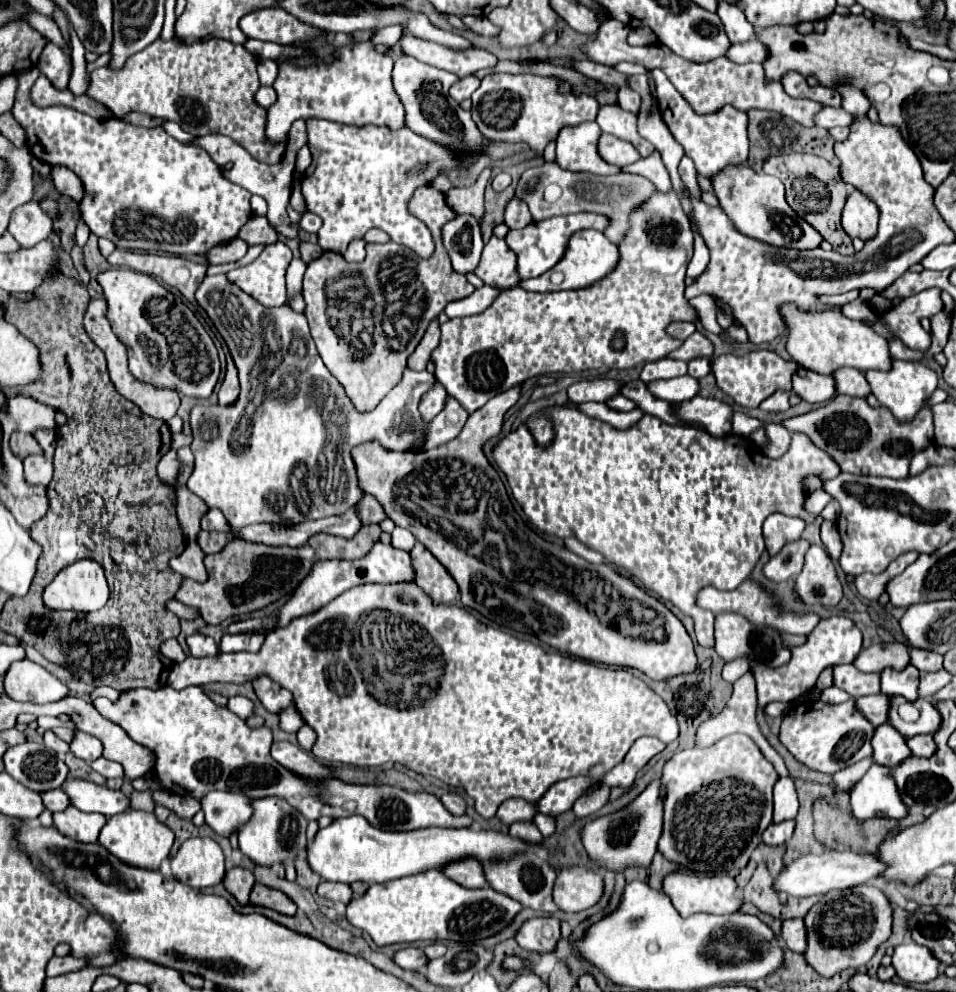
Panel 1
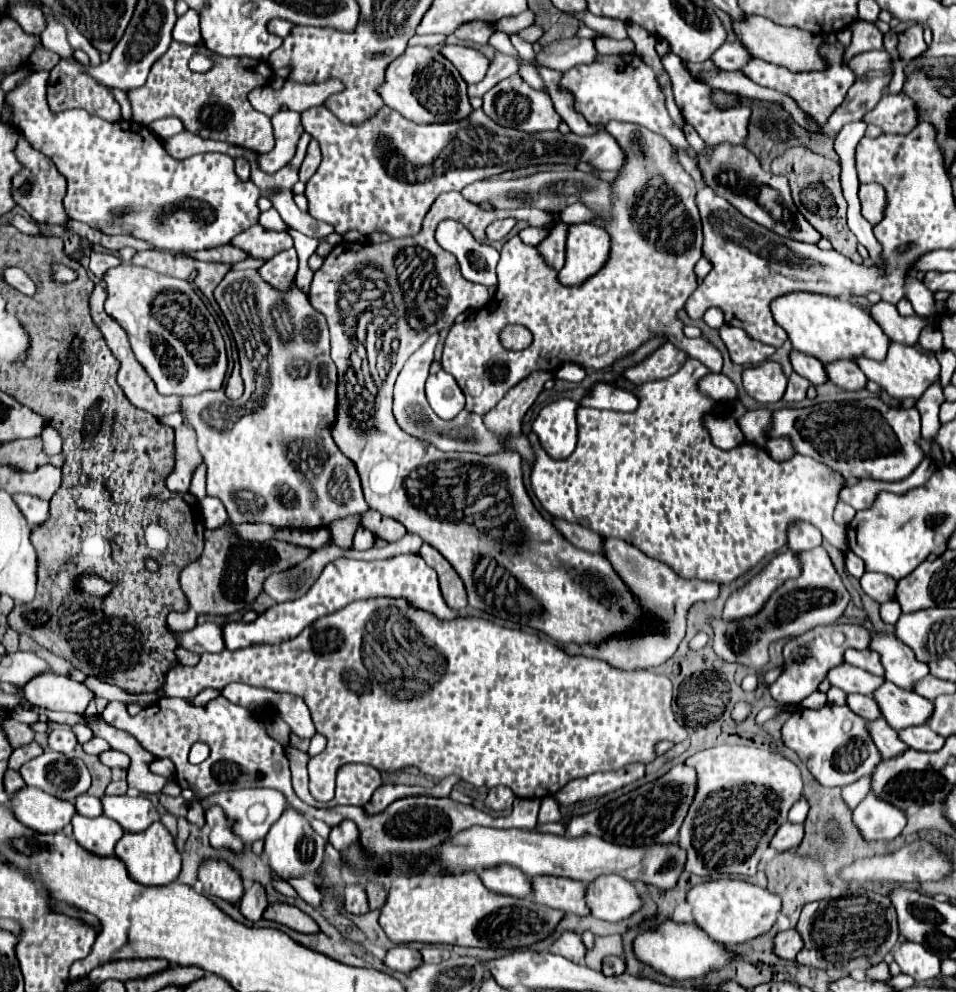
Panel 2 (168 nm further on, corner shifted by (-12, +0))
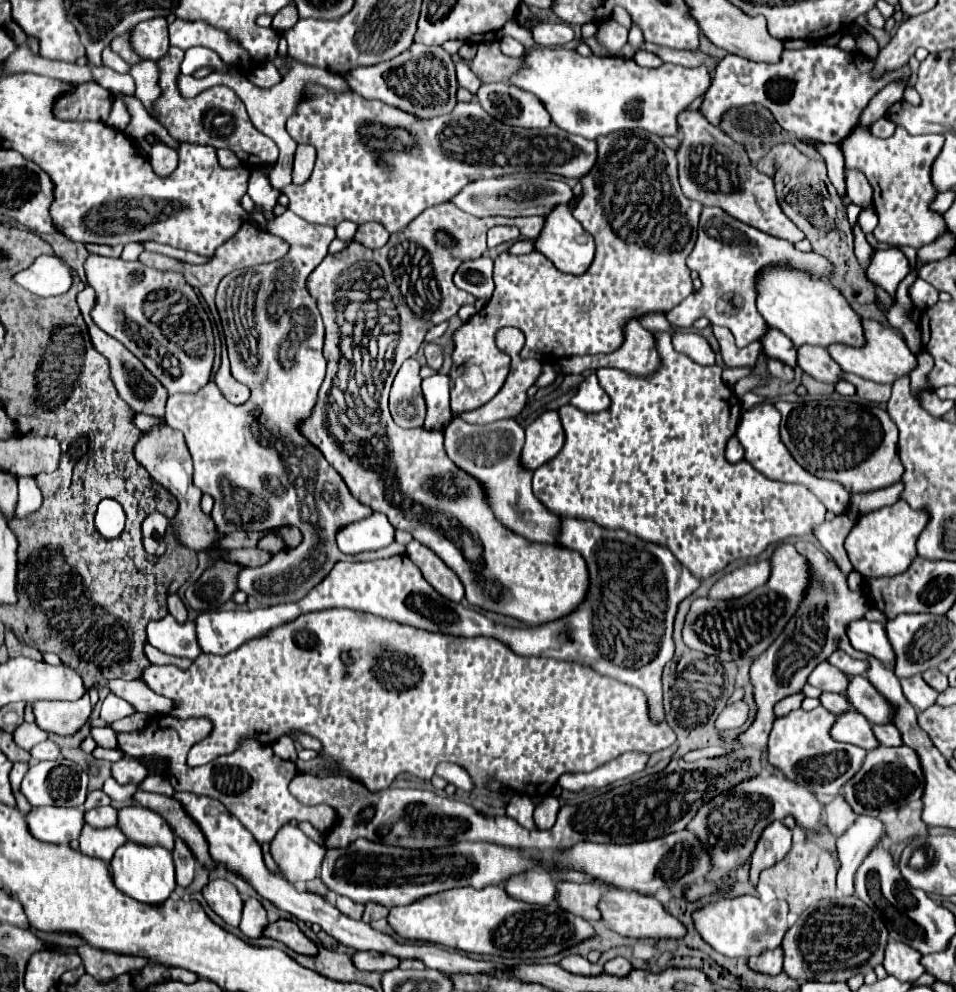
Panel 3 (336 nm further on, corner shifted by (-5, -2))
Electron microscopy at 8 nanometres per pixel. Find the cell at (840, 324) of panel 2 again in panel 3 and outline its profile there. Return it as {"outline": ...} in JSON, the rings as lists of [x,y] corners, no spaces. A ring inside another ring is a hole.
{"outline":[[[781,263],[767,265],[757,275],[757,309],[769,327],[783,331],[795,347],[819,345],[829,347],[831,343],[845,343],[859,347],[865,343],[861,317],[851,309],[841,291],[831,283],[793,269]]]}

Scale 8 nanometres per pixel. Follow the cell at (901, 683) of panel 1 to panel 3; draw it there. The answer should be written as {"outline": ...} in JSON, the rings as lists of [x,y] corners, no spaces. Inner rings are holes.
{"outline":[[[857,619],[847,625],[847,635],[849,635],[851,645],[857,651],[873,655],[879,661],[883,661],[885,665],[893,667],[895,657],[893,657],[893,649],[889,647],[889,641],[885,637],[883,623],[871,623],[867,619]]]}

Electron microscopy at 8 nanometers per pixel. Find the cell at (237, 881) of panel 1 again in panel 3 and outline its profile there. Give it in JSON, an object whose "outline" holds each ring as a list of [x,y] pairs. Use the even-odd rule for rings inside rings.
{"outline":[[[253,897],[247,899],[245,907],[243,907],[243,919],[239,925],[243,935],[247,935],[249,939],[257,939],[263,935],[265,925],[269,925],[269,921],[267,921],[267,913],[265,913],[263,905]]]}

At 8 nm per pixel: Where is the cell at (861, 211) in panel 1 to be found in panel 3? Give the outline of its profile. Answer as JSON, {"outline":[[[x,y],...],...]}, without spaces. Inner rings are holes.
{"outline":[[[847,169],[845,177],[847,177],[847,197],[863,209],[869,207],[873,189],[871,189],[869,181],[865,179],[865,175],[857,169]]]}

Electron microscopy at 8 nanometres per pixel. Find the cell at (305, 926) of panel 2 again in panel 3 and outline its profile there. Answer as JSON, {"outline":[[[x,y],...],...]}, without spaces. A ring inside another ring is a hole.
{"outline":[[[279,919],[279,921],[271,923],[271,925],[265,929],[265,937],[275,939],[275,941],[281,941],[281,943],[287,945],[289,949],[293,949],[295,953],[309,955],[309,957],[311,957],[311,955],[317,955],[317,945],[315,945],[311,939],[307,939],[293,921]]]}

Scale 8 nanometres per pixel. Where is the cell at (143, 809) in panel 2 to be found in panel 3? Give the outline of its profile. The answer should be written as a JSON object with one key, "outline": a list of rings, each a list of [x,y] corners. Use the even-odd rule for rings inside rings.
{"outline":[[[141,805],[119,809],[119,829],[127,835],[129,841],[145,847],[159,845],[167,851],[173,851],[175,847],[175,833],[165,823],[165,819]]]}

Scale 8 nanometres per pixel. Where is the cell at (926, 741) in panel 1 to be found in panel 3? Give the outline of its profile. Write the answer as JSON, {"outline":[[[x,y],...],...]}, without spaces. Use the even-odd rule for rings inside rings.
{"outline":[[[883,723],[883,725],[873,725],[873,733],[877,737],[877,741],[881,745],[887,745],[887,747],[897,747],[897,745],[903,745],[901,741],[901,733],[897,731],[897,727],[893,723]]]}

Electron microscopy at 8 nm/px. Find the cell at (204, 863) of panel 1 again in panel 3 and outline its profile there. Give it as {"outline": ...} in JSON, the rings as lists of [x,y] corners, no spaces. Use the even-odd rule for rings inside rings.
{"outline":[[[215,879],[203,889],[203,897],[209,903],[209,907],[231,927],[239,927],[241,921],[241,909],[243,901],[237,893],[237,889],[225,881],[225,879]]]}

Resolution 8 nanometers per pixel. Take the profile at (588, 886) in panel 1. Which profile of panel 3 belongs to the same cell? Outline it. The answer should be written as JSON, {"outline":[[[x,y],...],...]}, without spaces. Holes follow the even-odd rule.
{"outline":[[[605,889],[605,895],[599,903],[599,909],[603,913],[603,921],[623,937],[633,937],[633,939],[681,939],[685,937],[687,929],[685,925],[669,915],[665,907],[649,895],[633,893],[633,891],[621,891],[621,889]]]}

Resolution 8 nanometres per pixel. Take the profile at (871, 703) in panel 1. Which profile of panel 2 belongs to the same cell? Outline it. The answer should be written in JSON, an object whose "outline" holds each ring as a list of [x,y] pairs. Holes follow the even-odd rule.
{"outline":[[[858,693],[848,695],[848,707],[850,707],[856,715],[864,717],[866,721],[872,721],[872,719],[882,717],[882,715],[880,715],[880,707],[876,707],[876,701],[874,701],[872,697],[866,697],[866,695],[858,695]]]}

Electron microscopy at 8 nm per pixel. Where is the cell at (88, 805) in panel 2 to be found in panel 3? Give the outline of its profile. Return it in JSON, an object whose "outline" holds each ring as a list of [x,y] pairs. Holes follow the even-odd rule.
{"outline":[[[97,807],[85,813],[85,821],[91,827],[117,827],[117,809]]]}

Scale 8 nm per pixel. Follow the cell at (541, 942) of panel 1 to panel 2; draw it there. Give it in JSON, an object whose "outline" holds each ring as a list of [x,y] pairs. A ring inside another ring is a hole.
{"outline":[[[564,931],[564,933],[552,943],[550,951],[556,953],[556,955],[566,957],[566,959],[572,961],[572,963],[582,963],[584,953],[586,953],[586,947],[584,947],[584,943],[582,943],[582,939],[580,939],[578,933],[574,933],[574,931]]]}

